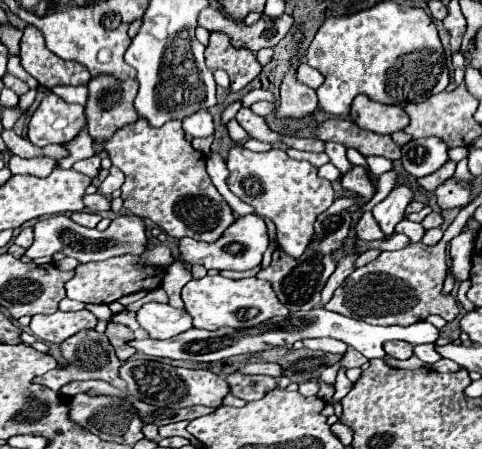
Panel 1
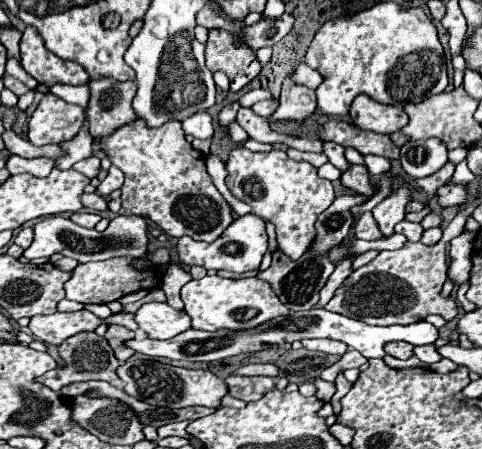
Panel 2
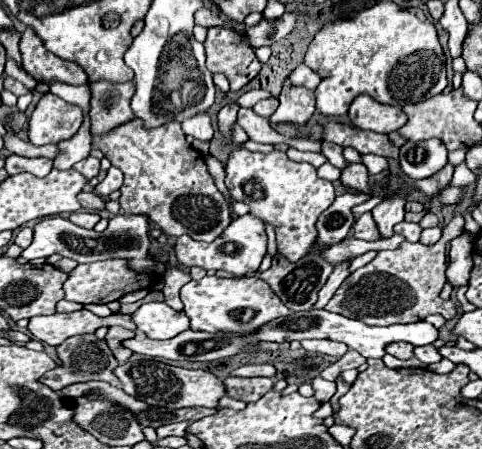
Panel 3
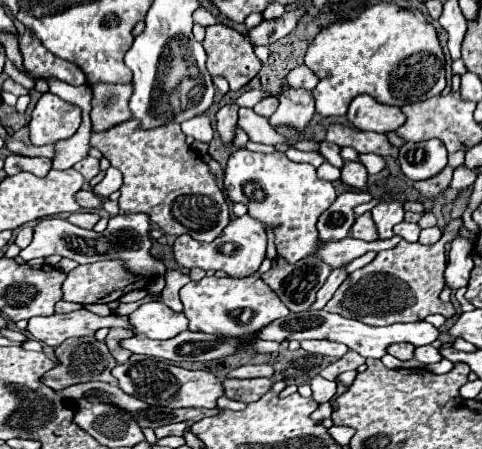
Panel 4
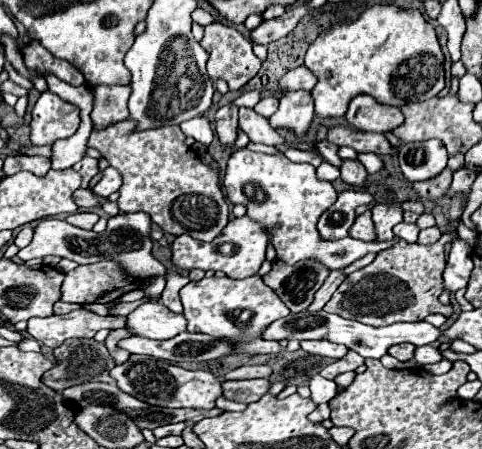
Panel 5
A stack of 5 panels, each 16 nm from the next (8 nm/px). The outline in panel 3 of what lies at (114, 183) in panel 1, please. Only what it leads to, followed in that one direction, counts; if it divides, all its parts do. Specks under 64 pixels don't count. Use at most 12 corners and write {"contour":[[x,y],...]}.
{"contour":[[110,166],[106,178],[94,188],[102,198],[108,198],[122,186],[122,172]]}

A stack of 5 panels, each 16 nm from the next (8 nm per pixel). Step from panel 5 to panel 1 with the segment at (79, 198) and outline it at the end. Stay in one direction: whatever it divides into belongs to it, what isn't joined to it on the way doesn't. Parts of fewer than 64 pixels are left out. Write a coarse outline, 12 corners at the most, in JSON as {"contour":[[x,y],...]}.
{"contour":[[86,194],[84,206],[94,212],[108,212],[110,200],[102,194]]}

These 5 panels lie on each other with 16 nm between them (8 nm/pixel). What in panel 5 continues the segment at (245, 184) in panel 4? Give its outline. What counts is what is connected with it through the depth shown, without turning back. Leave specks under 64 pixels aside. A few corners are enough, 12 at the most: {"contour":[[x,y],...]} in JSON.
{"contour":[[236,150],[226,198],[272,236],[284,264],[344,270],[384,246],[324,240],[336,202],[312,164]]}

